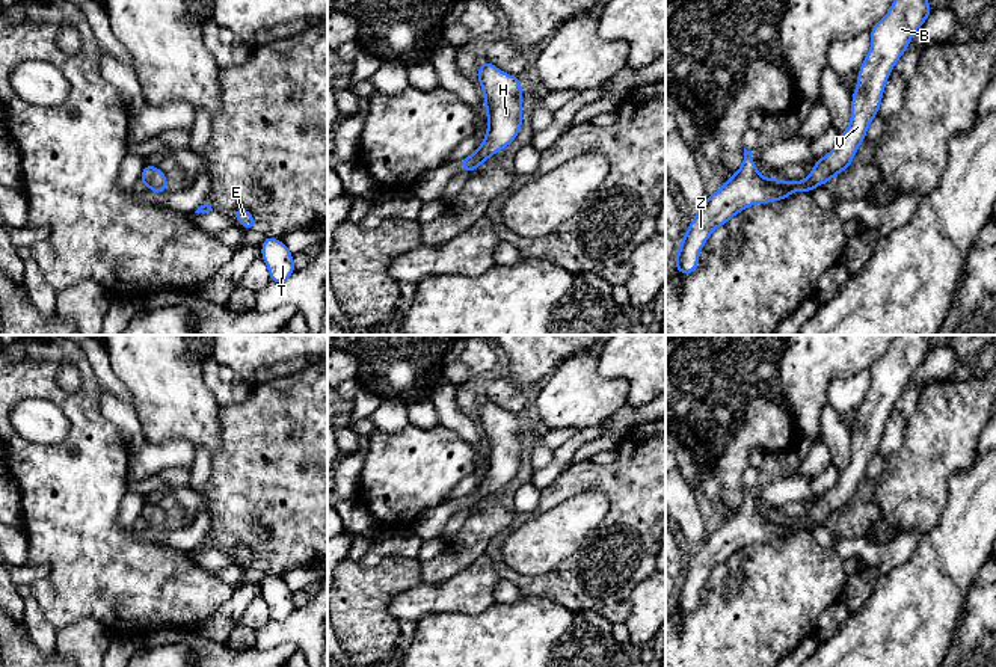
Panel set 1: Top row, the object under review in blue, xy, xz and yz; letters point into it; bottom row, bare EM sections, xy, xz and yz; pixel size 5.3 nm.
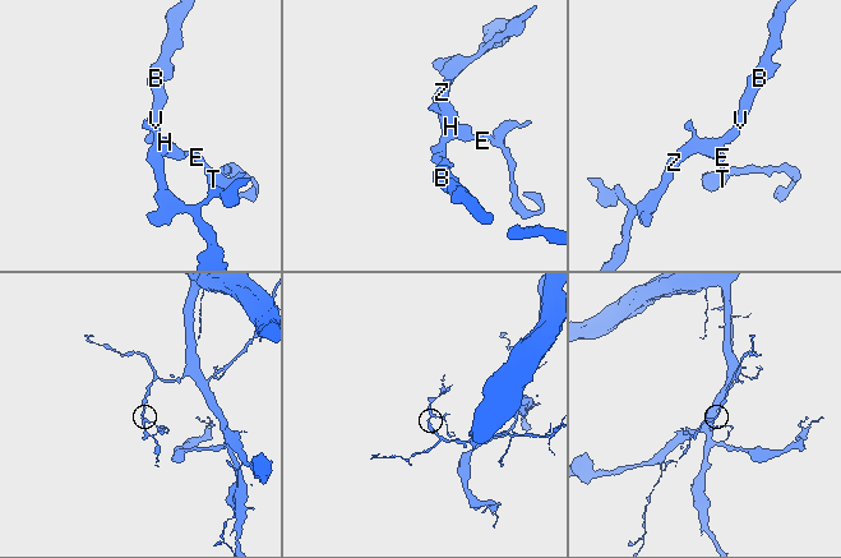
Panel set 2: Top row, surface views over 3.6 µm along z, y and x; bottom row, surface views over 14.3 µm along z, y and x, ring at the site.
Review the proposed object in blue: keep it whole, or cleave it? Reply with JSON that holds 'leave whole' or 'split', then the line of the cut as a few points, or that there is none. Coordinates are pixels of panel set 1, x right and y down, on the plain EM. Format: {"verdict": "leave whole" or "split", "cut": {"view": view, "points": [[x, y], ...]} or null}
{"verdict": "leave whole", "cut": null}

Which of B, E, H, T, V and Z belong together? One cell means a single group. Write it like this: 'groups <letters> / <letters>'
groups B E H T V Z

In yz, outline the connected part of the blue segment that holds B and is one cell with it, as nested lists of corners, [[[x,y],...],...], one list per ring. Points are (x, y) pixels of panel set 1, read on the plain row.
[[[896,335],[886,355],[869,368],[871,388],[865,395],[863,403],[859,406],[856,430],[851,435],[853,444],[850,465],[839,474],[838,484],[822,496],[816,498],[807,516],[801,519],[782,519],[773,515],[765,518],[755,504],[752,489],[744,486],[744,499],[741,506],[733,515],[726,518],[721,527],[708,534],[708,539],[697,548],[696,555],[684,572],[681,586],[675,596],[676,608],[681,613],[690,613],[697,607],[700,587],[709,576],[711,570],[718,564],[723,564],[744,546],[756,542],[782,539],[791,534],[795,528],[812,531],[816,524],[827,524],[832,516],[853,503],[853,495],[866,475],[868,463],[878,451],[884,424],[895,401],[907,388],[915,370],[925,361],[930,352],[931,346],[927,335]]]

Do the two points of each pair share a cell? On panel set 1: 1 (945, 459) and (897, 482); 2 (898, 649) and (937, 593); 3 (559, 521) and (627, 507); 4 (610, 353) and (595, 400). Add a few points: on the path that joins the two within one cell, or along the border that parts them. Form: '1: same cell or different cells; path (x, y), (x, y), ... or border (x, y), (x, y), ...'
1: same cell; path (933, 459), (909, 482)
2: same cell; path (901, 636), (907, 623), (924, 607)
3: different cells; border (601, 489), (608, 500), (608, 513), (587, 539)
4: different cells; border (596, 350), (596, 370), (628, 384), (627, 402)

